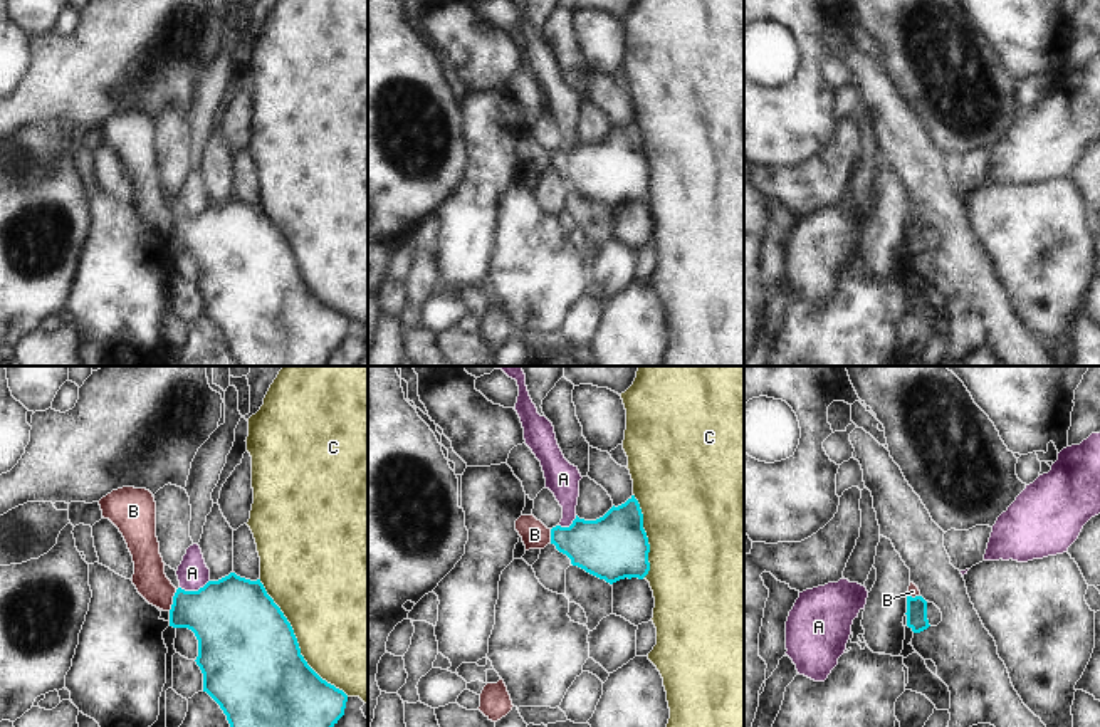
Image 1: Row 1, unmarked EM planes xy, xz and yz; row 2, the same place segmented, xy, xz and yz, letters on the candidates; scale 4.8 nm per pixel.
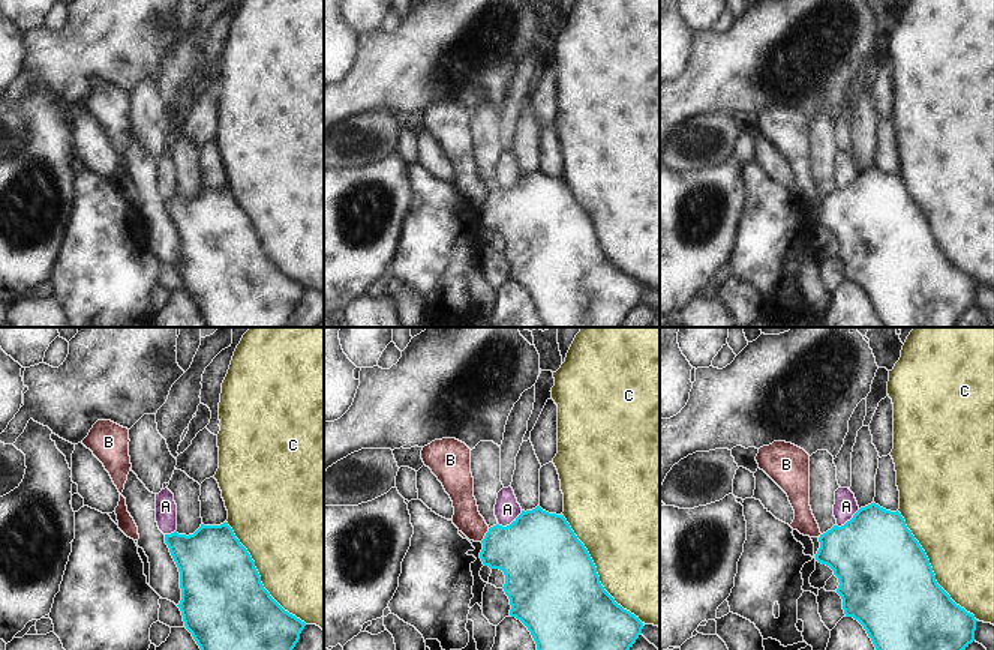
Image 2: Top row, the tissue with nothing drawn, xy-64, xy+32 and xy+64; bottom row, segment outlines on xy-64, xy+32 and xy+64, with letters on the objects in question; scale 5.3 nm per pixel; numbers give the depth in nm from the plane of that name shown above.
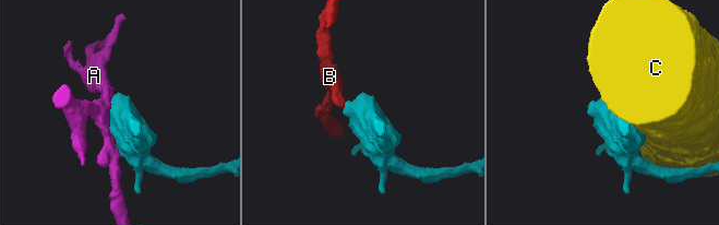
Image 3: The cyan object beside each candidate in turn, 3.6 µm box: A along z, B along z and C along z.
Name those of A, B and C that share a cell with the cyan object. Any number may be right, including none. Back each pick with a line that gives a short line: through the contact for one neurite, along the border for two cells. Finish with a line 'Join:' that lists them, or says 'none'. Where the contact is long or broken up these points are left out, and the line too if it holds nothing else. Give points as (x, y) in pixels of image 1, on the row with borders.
Join: none

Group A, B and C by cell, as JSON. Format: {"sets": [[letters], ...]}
{"sets": [["A"], ["B"], ["C"]]}

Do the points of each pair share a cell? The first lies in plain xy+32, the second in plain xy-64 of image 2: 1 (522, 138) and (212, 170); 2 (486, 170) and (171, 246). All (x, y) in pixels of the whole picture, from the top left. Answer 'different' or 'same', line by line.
1: different
2: different

